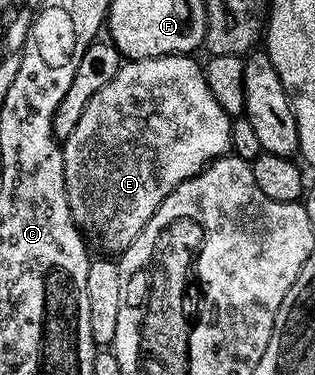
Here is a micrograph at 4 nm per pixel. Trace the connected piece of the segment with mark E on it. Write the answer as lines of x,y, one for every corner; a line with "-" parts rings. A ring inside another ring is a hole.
163,55
153,59
133,59
121,62
118,73
114,73
114,77
110,77
110,82
102,85
102,89
98,89
98,93
94,93
94,97
90,97
86,109
82,109
82,117
78,117
78,125
74,125
74,133
70,133
70,137
63,140
66,197
70,201
70,213
74,217
76,226
80,228
80,234
91,242
93,239
104,250
101,252
124,252
132,244
134,237
138,237
138,233
142,233
142,229
146,229
146,225
150,221
150,217
154,217
158,205
162,205
162,201
175,187
182,185
182,181
197,175
209,163
213,163
214,160
231,152
230,129
233,116
225,113
222,105
218,105
218,101
214,101
214,93
210,93
210,85
206,83
203,66
199,62
196,64
194,60
192,55

